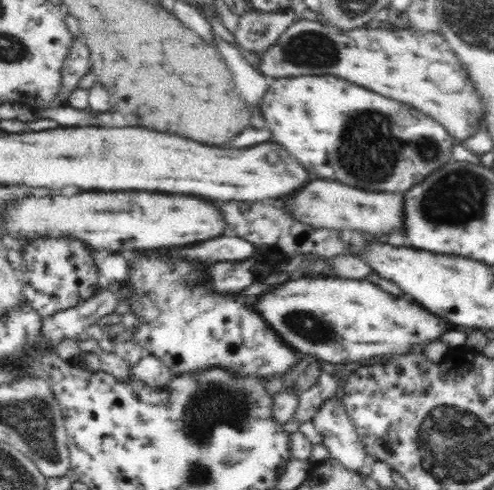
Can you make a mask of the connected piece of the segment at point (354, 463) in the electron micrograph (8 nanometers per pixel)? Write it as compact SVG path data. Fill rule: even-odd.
M335 397L324 400L311 421L322 435L331 458L342 467L358 472L369 462L369 455L341 400Z

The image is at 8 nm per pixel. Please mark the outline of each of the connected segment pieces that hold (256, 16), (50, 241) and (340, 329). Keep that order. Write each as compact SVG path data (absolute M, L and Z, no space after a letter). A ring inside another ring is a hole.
M291 8L274 12L252 9L239 16L237 29L233 34L243 48L262 54L294 21L296 13Z
M20 238L16 245L23 257L20 271L24 299L36 313L44 318L62 310L74 308L79 302L87 301L97 290L99 270L90 254L90 248L81 240L73 238Z
M294 278L277 284L253 303L270 329L301 355L312 355L334 365L366 363L374 357L410 354L412 346L428 344L446 332L446 326L430 312L400 300L372 282L322 278Z

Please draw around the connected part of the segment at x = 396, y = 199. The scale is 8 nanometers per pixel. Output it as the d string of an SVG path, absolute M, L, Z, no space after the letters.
M310 180L296 194L286 198L286 206L296 220L310 227L336 230L362 230L372 234L388 234L392 230L402 230L404 216L403 194L390 192L370 192L346 186L332 180Z

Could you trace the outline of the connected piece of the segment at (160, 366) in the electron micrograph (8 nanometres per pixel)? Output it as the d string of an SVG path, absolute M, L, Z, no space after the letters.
M144 356L131 368L134 376L153 390L166 390L172 382L172 370L156 356Z

